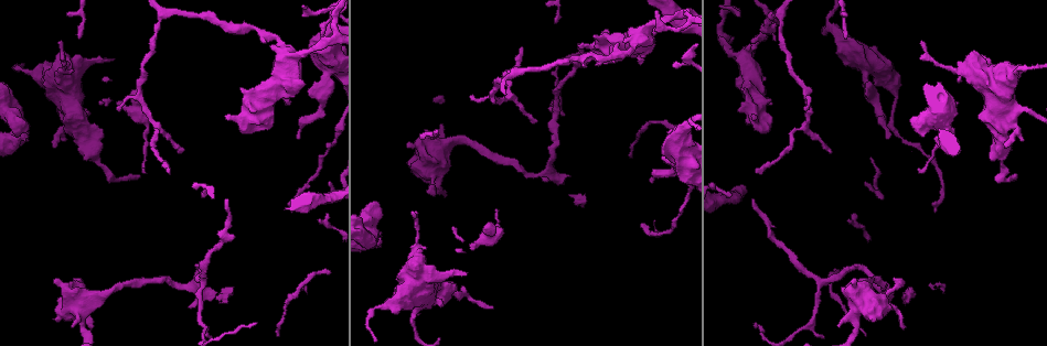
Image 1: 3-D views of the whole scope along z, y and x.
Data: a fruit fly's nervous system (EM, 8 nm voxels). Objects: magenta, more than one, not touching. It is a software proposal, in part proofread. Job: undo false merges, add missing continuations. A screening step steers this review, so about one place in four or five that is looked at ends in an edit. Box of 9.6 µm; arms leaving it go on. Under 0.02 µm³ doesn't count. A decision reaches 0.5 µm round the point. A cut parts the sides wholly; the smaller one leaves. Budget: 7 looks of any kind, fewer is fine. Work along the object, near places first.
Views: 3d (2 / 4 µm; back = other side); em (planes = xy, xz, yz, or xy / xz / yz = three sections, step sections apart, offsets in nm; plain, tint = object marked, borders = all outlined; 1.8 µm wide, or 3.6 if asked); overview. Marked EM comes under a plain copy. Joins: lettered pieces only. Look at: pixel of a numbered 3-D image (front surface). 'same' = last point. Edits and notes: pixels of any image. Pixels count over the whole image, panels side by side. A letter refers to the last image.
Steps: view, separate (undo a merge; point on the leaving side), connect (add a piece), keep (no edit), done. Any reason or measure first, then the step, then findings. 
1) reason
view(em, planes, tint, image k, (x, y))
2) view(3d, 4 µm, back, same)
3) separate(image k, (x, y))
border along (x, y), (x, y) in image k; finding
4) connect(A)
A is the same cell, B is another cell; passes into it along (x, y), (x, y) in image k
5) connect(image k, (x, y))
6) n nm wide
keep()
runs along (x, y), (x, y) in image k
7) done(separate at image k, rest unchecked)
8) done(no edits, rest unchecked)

view(3d, 4 µm, image 1, (754, 323))

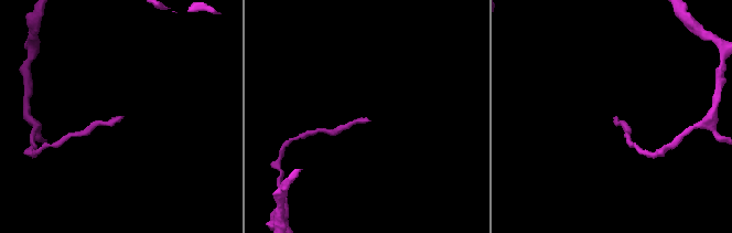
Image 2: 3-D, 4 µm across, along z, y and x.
view(em, xy, step 4, borders, image 2, (121, 116))

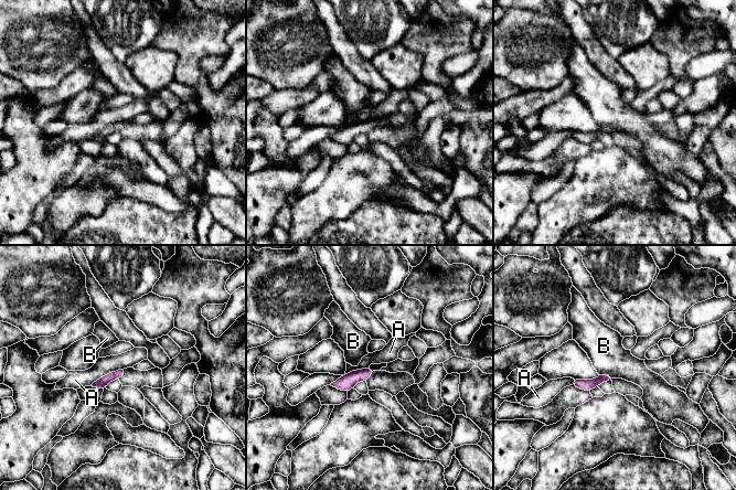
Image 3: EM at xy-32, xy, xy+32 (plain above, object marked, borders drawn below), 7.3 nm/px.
view(em, planes, borders, same)

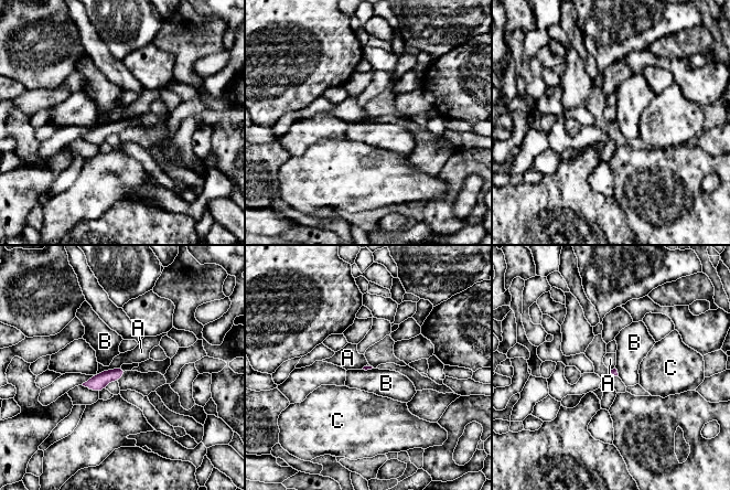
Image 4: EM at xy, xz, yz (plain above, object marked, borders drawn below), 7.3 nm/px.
keep()
A, B and C are other cells; border along (120, 368), (127, 370) in image 4; no lettered piece goes on from it

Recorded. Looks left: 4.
view(3d, 2 µm, image 1, (578, 43))

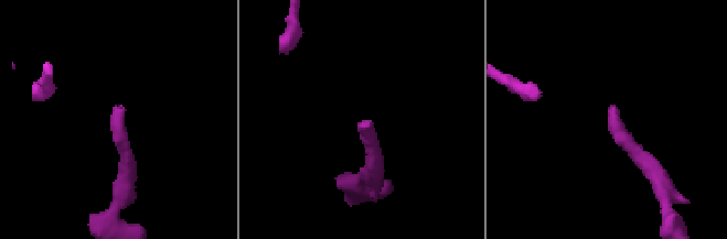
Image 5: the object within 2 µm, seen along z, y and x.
need the tissue
view(em, xy, step 16, borders, image 5, (368, 126))

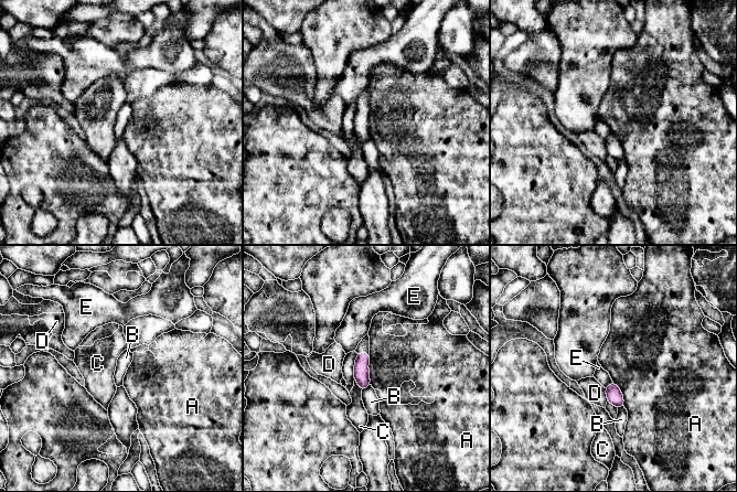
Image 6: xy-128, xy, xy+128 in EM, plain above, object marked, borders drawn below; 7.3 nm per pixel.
keep()
A, B, C, D and E are other cells; border along (369, 353), (370, 383), (372, 385) in image 6; none of them fits

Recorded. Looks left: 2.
done(no edits, rest unchecked)

